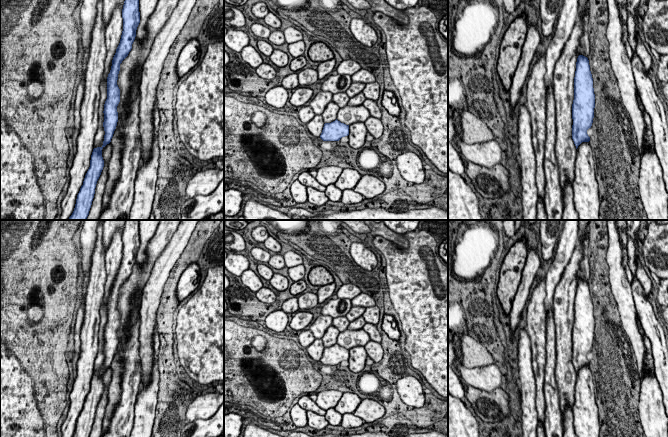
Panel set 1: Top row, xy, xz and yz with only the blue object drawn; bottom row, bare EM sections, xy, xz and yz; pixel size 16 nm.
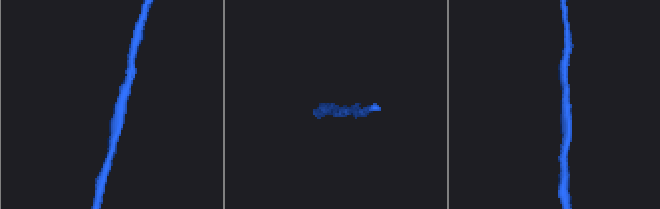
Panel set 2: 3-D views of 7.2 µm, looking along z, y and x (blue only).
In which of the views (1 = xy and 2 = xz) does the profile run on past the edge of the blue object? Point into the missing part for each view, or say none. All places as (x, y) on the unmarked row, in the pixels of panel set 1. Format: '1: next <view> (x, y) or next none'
1: next none
2: next none

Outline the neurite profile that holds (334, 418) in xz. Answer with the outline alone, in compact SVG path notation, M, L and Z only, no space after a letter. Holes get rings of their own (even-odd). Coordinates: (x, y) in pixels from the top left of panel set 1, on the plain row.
M334 408L326 410L325 418L330 425L339 426L342 421L342 414L337 412Z

